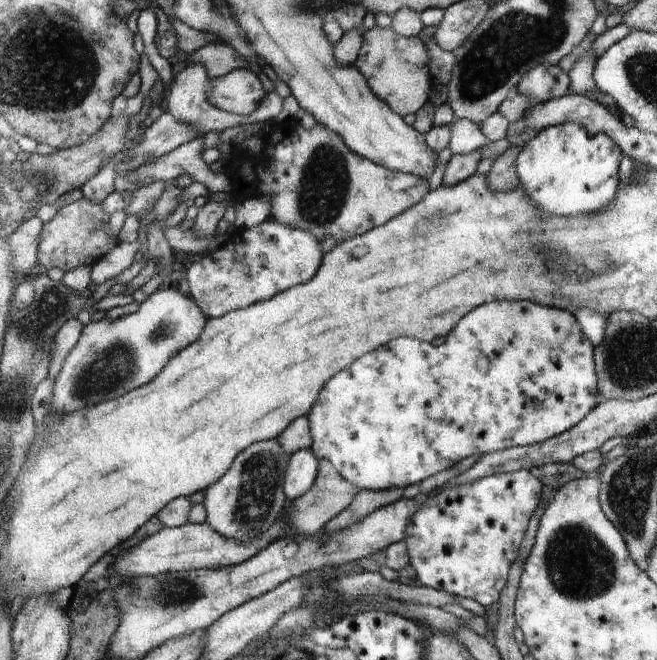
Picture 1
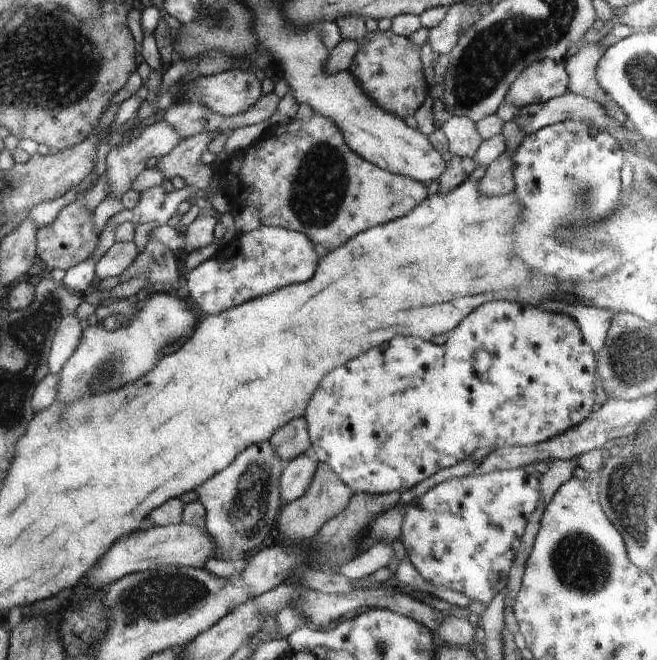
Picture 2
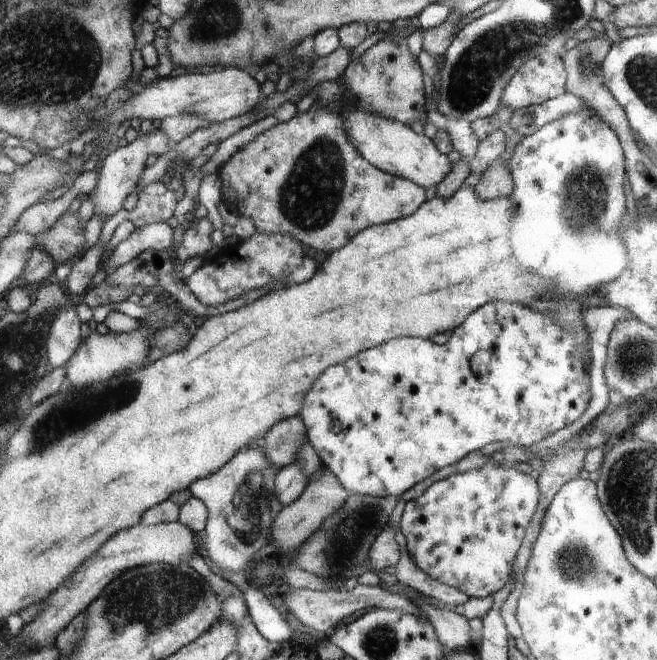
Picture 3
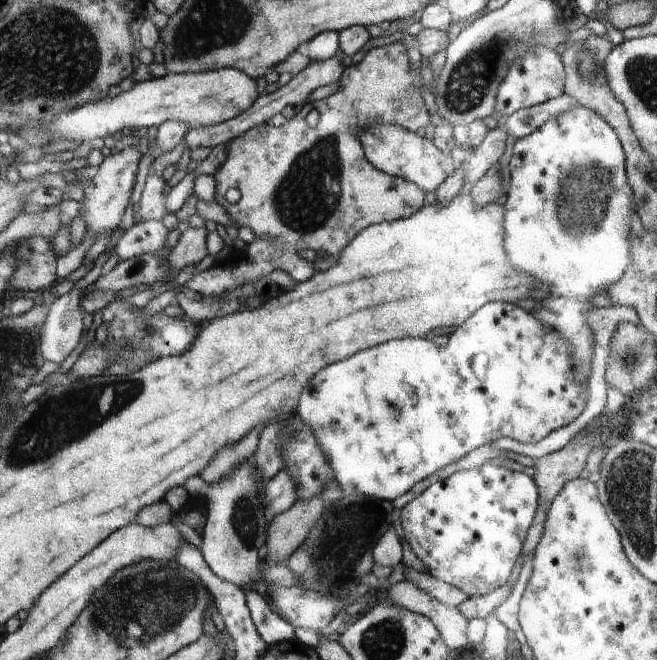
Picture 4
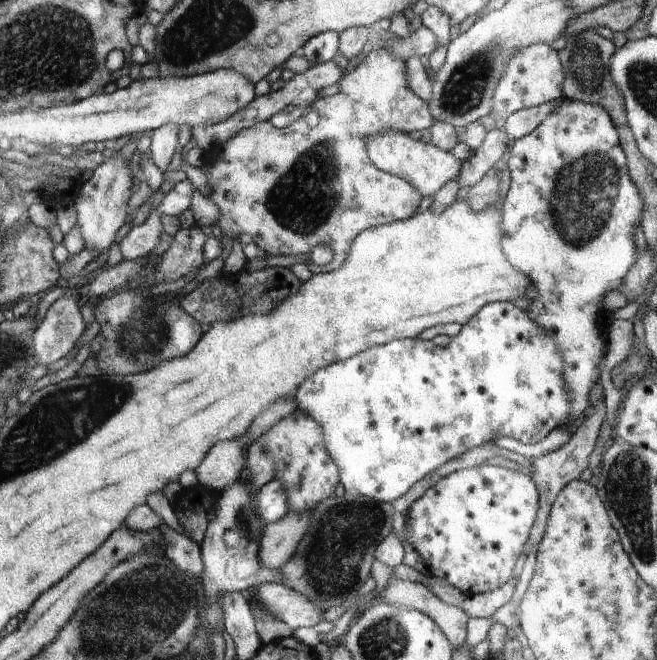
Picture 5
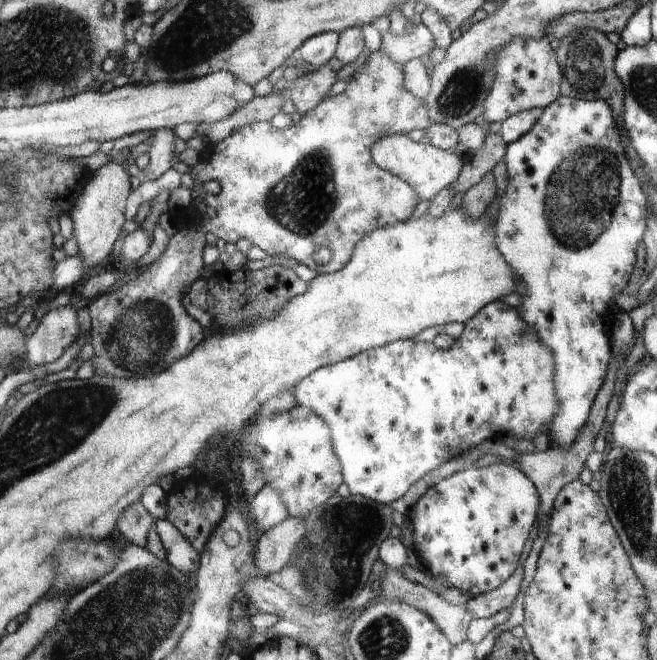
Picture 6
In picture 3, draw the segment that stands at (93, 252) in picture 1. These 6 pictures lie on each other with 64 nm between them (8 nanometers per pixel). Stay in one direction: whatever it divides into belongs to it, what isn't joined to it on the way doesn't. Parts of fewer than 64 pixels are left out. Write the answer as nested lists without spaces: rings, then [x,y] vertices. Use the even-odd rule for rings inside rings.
[[[68,212],[52,232],[48,230],[37,236],[38,244],[52,254],[57,266],[72,262],[74,258],[81,259],[86,252],[84,226],[77,212]]]

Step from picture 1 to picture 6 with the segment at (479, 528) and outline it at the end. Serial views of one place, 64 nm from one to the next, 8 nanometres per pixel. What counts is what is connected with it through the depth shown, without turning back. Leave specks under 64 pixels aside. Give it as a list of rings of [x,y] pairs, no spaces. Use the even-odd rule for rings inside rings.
[[[504,462],[455,472],[429,488],[409,514],[413,526],[412,548],[425,563],[427,573],[438,582],[454,584],[470,598],[504,584],[516,570],[524,544],[536,522],[539,492],[534,485],[518,466]]]

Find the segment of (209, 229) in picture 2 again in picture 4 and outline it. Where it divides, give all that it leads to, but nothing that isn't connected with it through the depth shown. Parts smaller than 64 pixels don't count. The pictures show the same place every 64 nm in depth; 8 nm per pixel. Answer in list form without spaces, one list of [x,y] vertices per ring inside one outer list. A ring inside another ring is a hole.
[[[206,227],[182,228],[182,234],[176,246],[167,254],[170,270],[182,270],[188,265],[195,266],[207,255],[207,238],[209,232]]]

